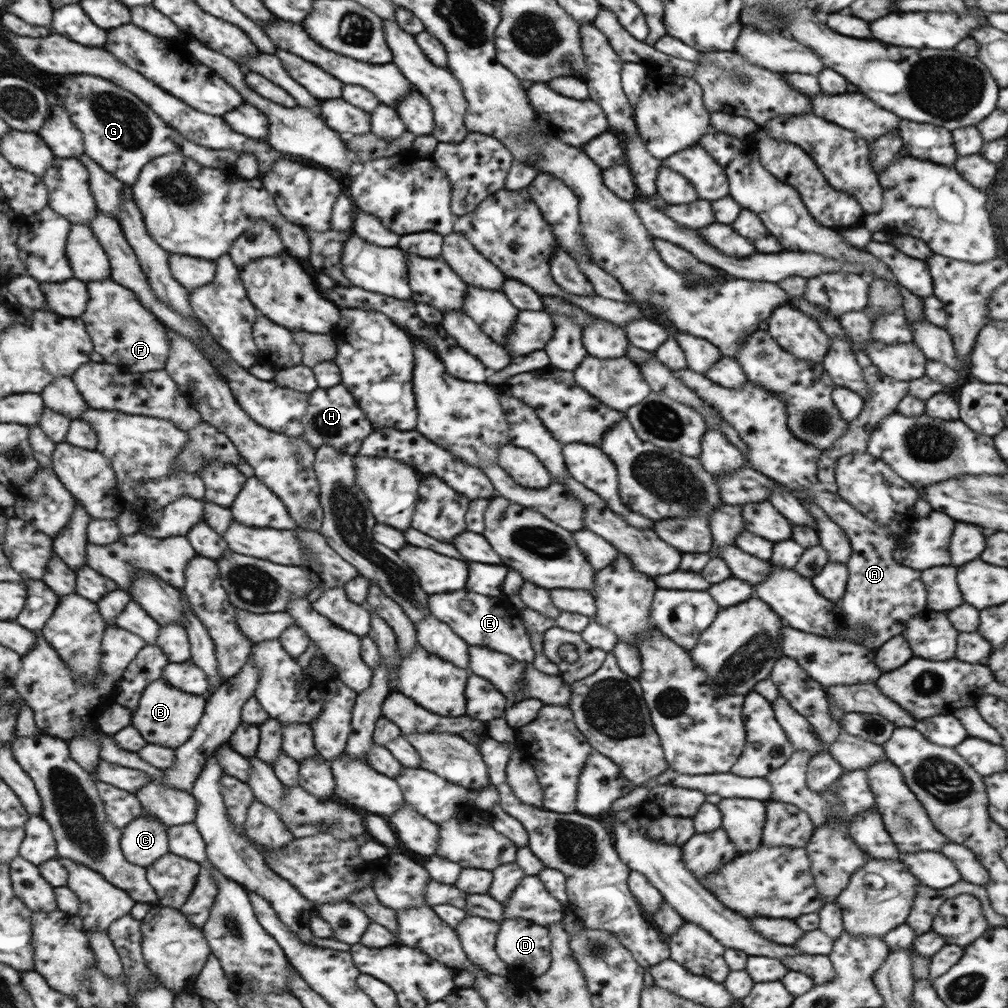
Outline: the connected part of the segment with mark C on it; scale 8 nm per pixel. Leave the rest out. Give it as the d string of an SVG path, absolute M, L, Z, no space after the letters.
M138 816L123 828L122 834L121 848L126 860L138 866L148 868L170 853L168 827L158 819Z

